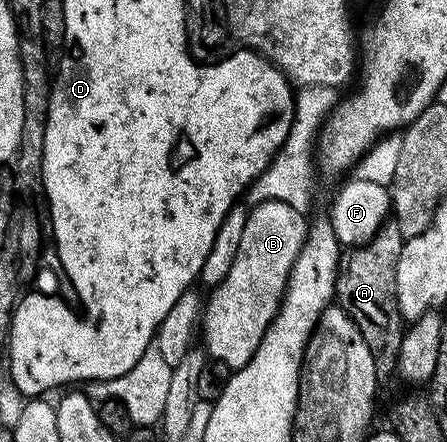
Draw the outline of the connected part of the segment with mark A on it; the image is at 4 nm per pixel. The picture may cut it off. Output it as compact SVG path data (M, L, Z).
M385 222L372 240L349 247L341 255L340 268L336 271L335 303L358 326L370 354L374 354L377 369L391 373L396 366L396 355L402 346L406 322L396 301L398 258L406 237L394 222Z

